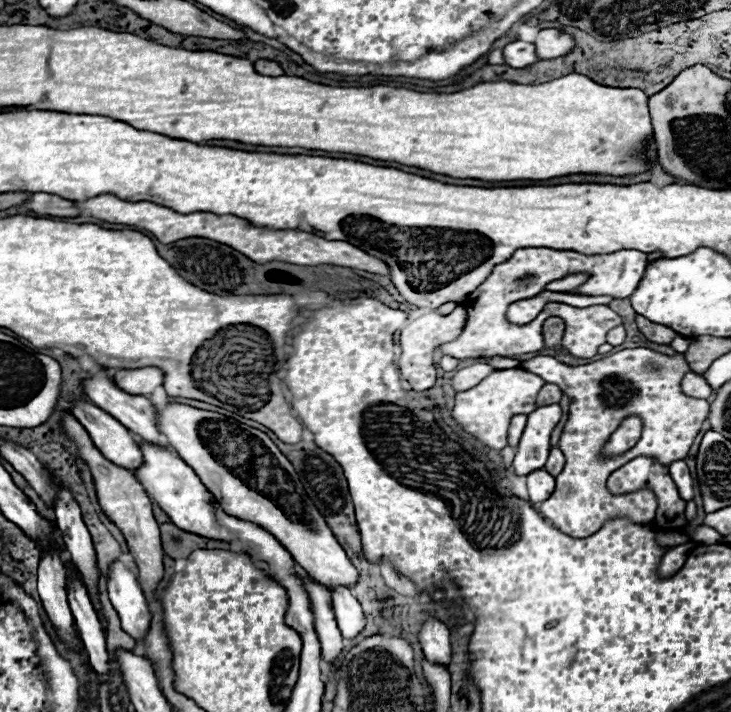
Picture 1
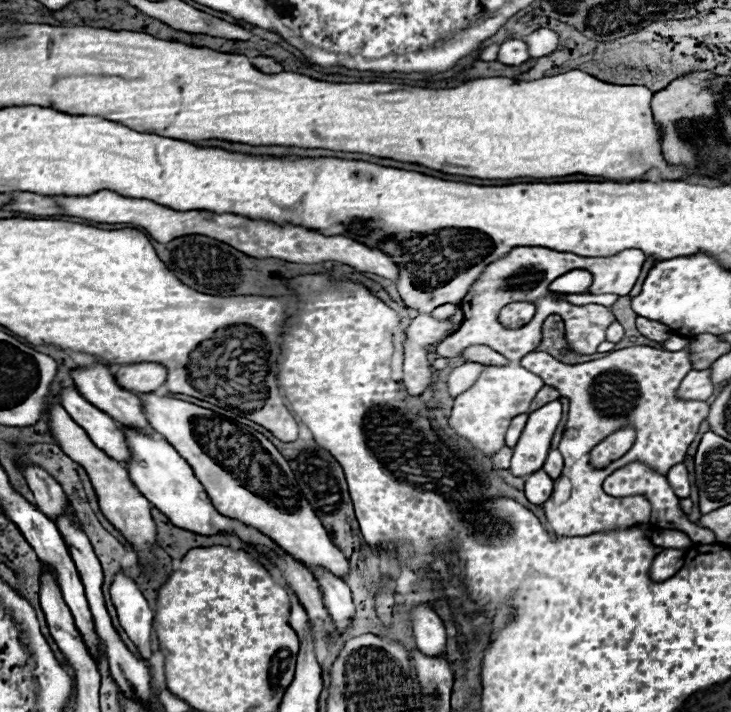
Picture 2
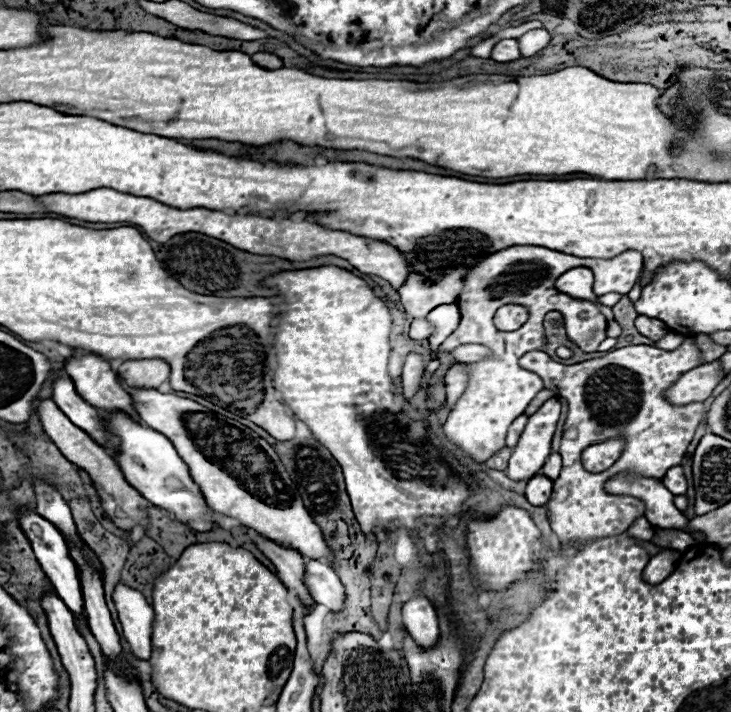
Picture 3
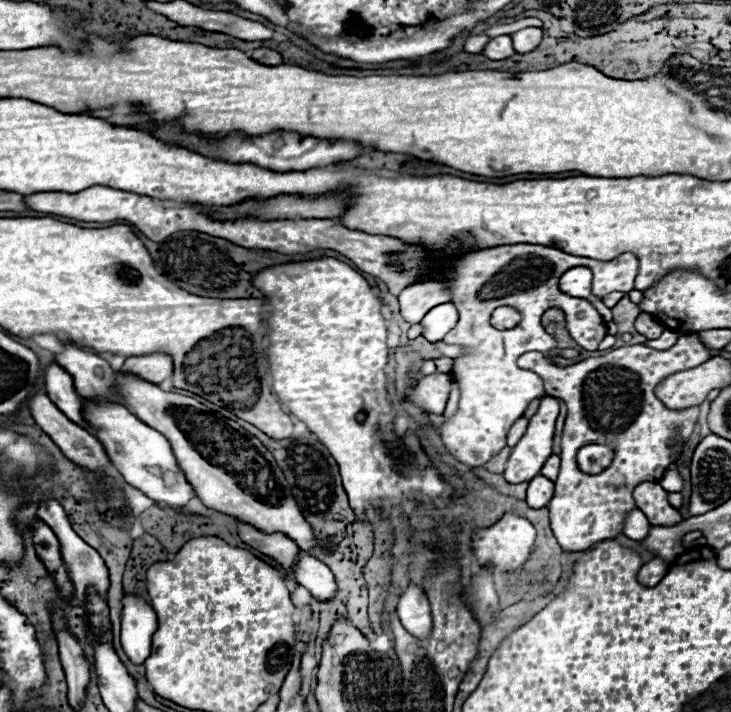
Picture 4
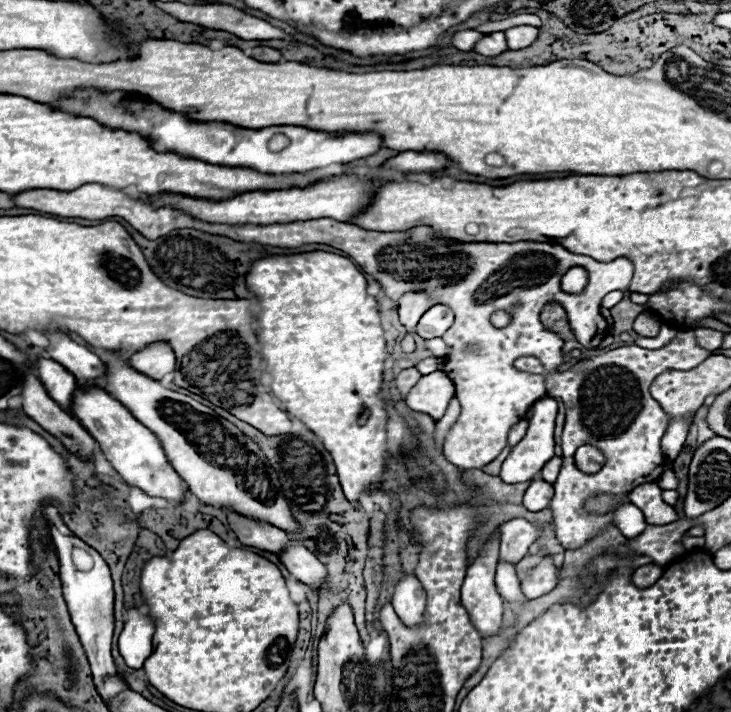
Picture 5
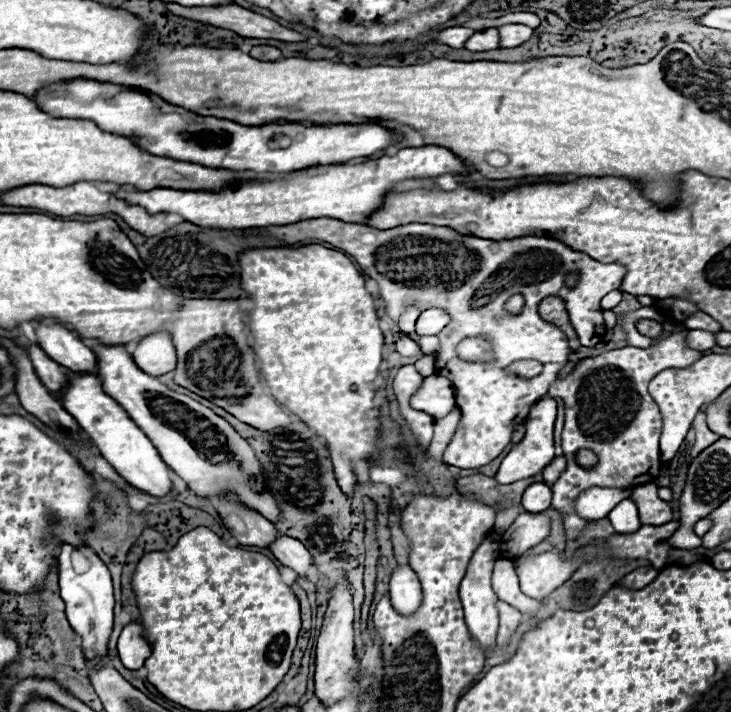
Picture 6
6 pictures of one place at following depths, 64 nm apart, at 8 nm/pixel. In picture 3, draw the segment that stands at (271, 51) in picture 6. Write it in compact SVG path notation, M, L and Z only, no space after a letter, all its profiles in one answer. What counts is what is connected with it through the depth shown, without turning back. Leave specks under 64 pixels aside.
M258 52L258 54L254 54L254 56L252 56L252 60L254 60L258 66L266 68L266 70L276 70L276 68L282 68L282 60L280 60L278 56L274 56L274 54Z

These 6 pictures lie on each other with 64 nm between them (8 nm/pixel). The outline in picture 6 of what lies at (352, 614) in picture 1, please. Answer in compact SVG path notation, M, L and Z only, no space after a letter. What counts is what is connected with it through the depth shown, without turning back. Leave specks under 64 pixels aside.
M280 536L272 546L272 554L288 568L292 568L298 576L310 576L314 570L312 554L304 548L302 542L290 538L290 536Z

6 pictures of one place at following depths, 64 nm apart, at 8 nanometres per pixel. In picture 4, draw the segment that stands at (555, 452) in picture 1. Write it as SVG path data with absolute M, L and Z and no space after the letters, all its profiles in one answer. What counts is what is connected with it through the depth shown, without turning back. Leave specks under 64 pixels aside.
M552 454L548 460L546 460L546 466L542 468L542 476L546 476L546 478L550 478L550 480L556 480L556 476L558 476L558 468L560 468L560 458L556 456L556 454Z

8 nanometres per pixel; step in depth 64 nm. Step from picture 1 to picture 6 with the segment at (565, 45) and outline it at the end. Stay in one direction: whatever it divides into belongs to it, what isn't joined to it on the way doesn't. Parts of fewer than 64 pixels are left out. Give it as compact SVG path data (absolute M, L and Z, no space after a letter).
M506 24L500 26L500 46L520 46L532 38L534 30L524 24Z

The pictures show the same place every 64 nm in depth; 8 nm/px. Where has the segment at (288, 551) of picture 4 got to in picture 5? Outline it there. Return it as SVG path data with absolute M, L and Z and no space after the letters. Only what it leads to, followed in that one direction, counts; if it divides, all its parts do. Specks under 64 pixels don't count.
M224 510L224 512L228 516L228 522L230 522L232 530L236 532L238 540L246 546L254 546L254 548L260 548L260 550L266 550L272 554L280 554L292 542L288 538L288 534L280 528L256 522L252 518L246 518L246 516L230 512L230 510Z

